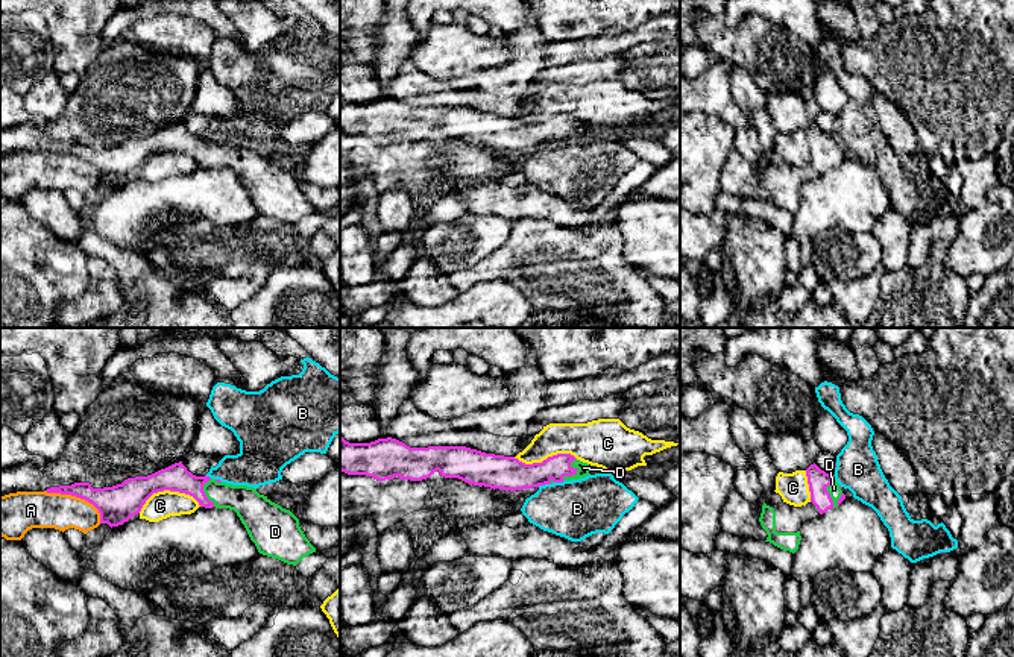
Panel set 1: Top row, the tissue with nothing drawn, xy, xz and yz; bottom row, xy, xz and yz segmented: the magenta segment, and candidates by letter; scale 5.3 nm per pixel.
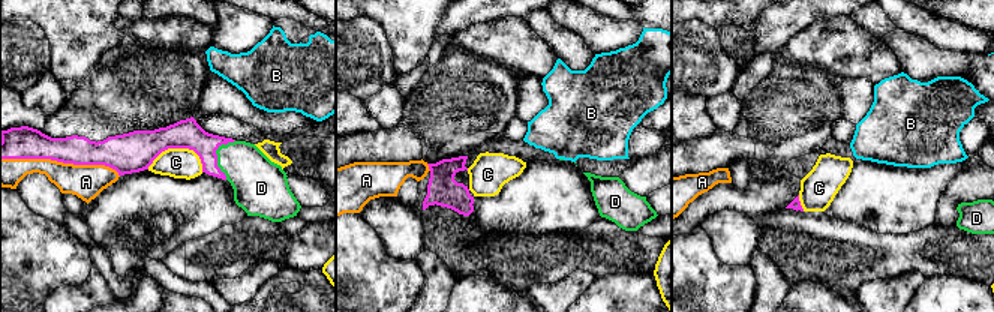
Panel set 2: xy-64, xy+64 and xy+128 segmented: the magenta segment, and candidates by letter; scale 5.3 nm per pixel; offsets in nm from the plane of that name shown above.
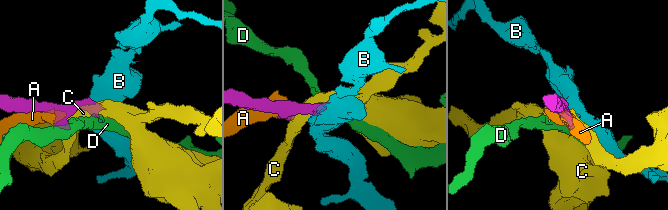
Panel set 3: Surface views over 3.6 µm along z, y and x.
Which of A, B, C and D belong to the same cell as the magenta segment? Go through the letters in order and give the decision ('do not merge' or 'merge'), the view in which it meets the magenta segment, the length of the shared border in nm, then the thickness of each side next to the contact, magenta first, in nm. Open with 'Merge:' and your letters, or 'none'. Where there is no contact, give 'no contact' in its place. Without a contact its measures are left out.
Merge: D
A: do not merge; contact in xy; length 340 nm; calibres 200 and 190 nm
B: do not merge; contact in xz; length 70 nm; calibres 180 and 320 nm
C: do not merge; contact in xy; length 340 nm; calibres 190 and 150 nm
D: merge; contact in yz; length 160 nm; calibres 110 and 70 nm

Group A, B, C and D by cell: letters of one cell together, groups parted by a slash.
A / B / C / D

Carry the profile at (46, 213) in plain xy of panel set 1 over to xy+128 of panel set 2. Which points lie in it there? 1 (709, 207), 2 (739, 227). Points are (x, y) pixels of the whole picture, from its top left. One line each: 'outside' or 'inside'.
1: outside
2: inside

